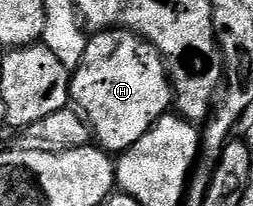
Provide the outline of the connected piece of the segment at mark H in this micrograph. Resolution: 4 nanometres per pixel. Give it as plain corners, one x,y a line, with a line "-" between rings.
106,29
89,37
83,63
72,70
69,95
88,121
96,144
110,155
120,155
139,143
153,124
170,112
175,101
166,58
130,29

